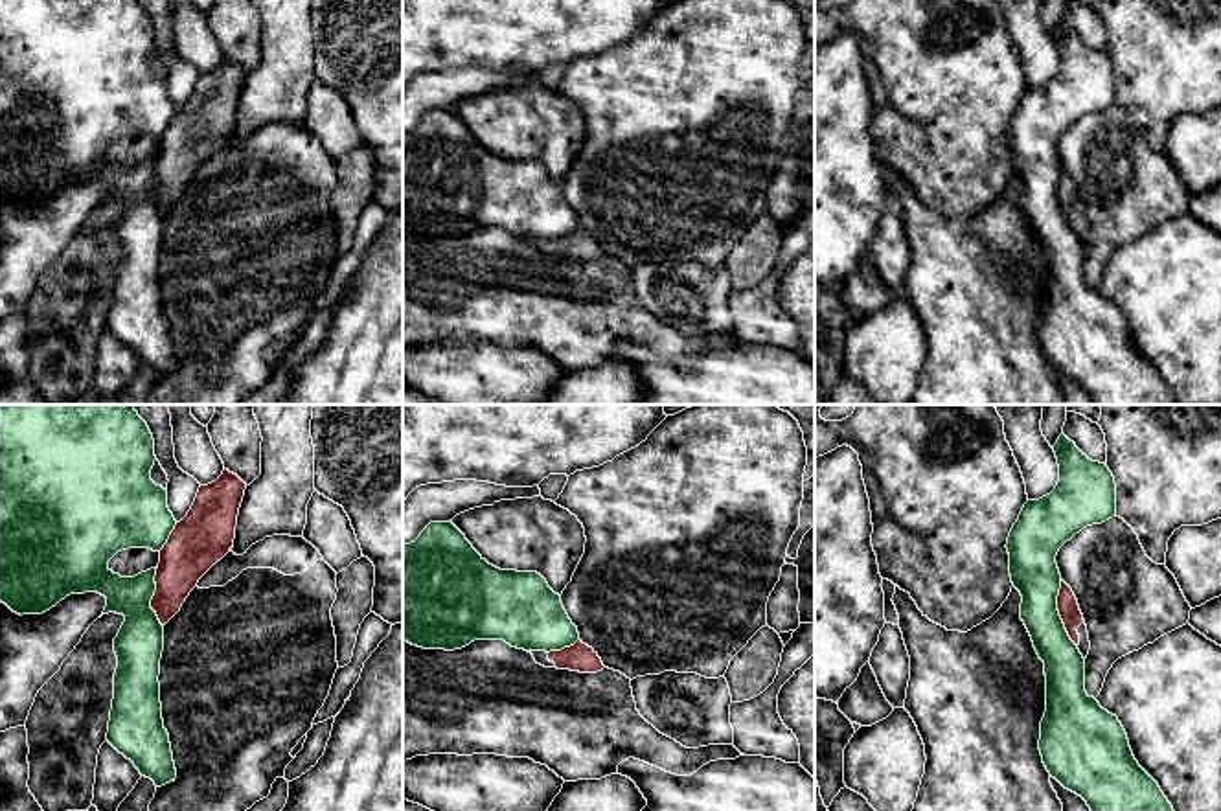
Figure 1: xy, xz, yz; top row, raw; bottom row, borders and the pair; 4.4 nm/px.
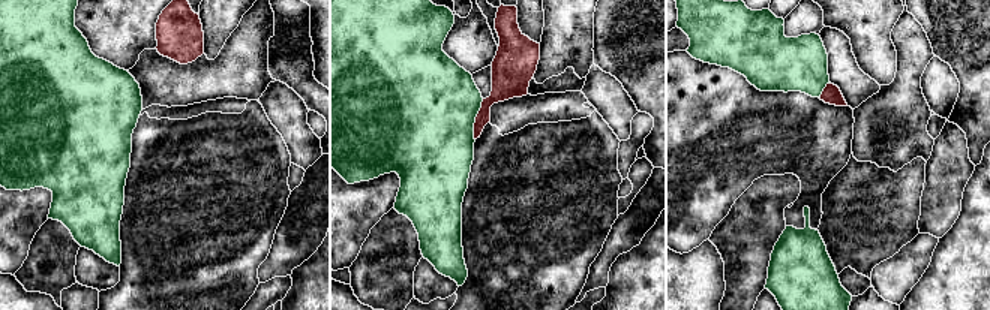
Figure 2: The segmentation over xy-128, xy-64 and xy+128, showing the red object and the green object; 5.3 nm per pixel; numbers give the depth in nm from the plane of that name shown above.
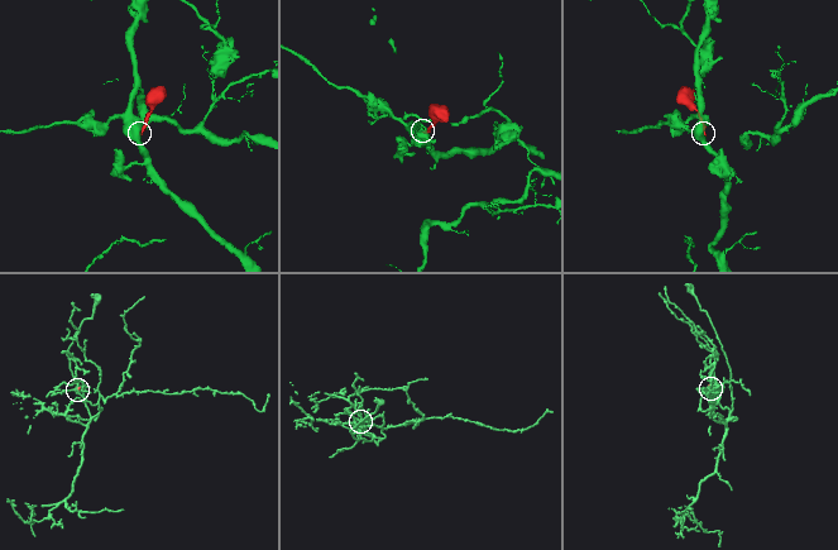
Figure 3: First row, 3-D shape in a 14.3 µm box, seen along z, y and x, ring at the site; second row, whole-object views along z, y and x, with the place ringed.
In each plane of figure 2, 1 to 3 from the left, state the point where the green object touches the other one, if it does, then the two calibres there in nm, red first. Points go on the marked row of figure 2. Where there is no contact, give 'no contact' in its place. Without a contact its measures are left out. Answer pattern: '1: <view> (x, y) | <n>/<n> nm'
1: no contact
2: xy-64 (476, 120) | 160/480 nm
3: xy+128 (824, 90) | 100/280 nm

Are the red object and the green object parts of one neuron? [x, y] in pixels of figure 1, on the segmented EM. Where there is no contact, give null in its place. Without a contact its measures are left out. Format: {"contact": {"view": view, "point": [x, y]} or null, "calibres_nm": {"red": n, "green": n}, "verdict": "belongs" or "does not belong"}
{"contact": {"view": "yz", "point": [1060, 613]}, "calibres_nm": {"red": 90, "green": 220}, "verdict": "does not belong"}

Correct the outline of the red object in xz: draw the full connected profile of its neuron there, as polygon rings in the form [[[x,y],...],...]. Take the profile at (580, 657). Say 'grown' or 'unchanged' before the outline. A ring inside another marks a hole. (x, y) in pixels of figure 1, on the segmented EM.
grown; [[[577,640],[574,645],[561,651],[528,651],[533,655],[535,662],[544,668],[570,669],[579,673],[598,673],[605,666],[598,653]]]

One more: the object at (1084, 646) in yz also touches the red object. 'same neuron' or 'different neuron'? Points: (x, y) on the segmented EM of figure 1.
same neuron

